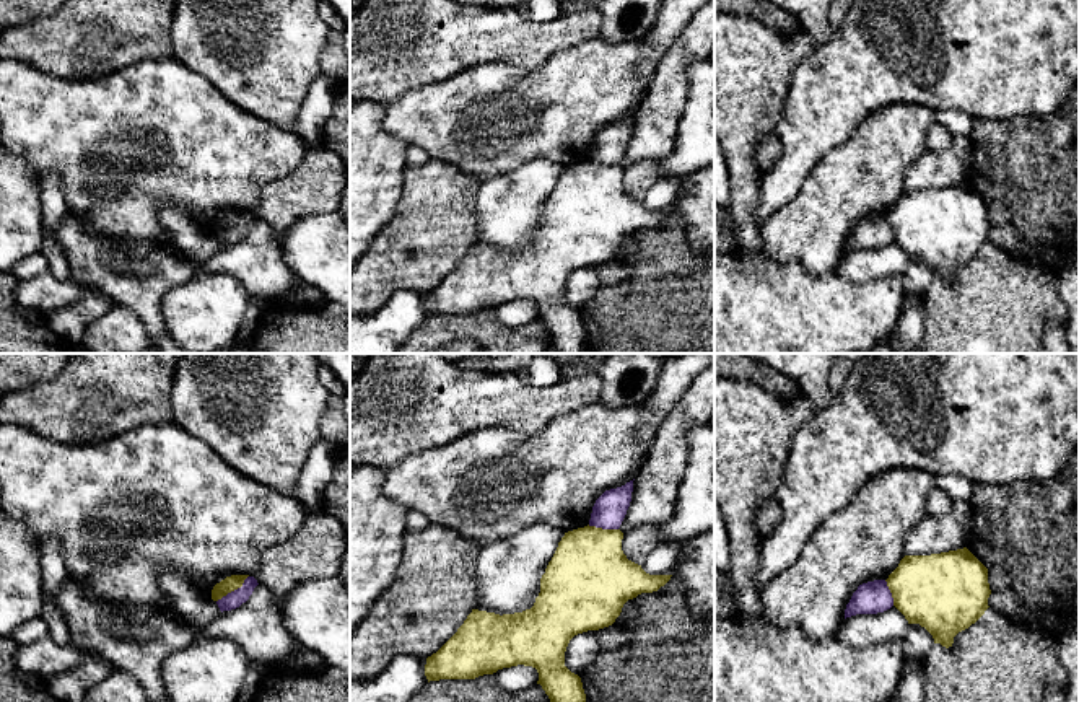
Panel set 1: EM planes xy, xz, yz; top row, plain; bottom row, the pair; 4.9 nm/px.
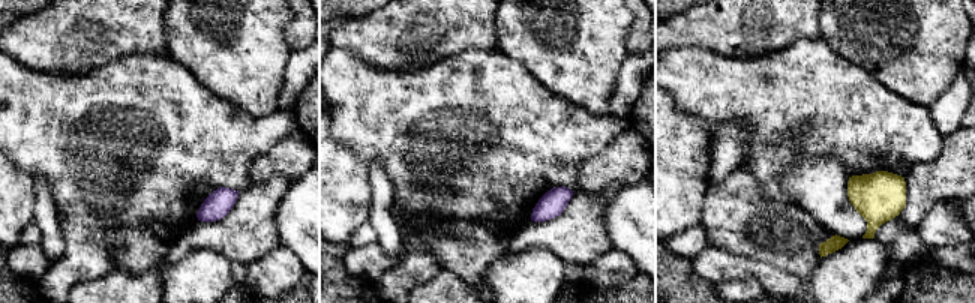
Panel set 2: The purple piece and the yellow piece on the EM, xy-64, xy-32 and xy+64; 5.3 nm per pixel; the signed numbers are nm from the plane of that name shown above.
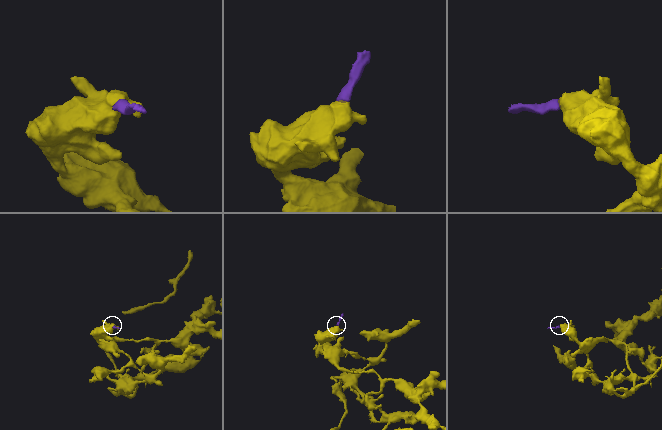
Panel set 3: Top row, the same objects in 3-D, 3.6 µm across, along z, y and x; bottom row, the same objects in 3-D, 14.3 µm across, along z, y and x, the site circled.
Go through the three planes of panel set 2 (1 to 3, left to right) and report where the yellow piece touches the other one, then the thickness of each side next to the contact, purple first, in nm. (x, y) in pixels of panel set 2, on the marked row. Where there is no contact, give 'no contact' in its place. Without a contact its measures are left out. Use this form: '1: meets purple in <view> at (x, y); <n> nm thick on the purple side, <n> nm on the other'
1: no contact
2: no contact
3: no contact

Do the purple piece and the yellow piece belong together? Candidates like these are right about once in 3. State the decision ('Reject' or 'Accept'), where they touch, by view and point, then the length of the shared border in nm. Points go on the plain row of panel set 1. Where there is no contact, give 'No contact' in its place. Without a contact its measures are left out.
Reject. Touches purple at xy (235, 225). Shared border 200 nm

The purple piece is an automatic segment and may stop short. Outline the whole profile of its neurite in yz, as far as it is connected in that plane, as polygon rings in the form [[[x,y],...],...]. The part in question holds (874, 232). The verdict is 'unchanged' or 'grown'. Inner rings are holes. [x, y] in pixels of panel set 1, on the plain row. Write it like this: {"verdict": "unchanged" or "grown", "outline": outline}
{"verdict": "unchanged", "outline": [[[874,215],[858,222],[845,244],[845,254],[856,249],[877,249],[893,241],[885,215]]]}

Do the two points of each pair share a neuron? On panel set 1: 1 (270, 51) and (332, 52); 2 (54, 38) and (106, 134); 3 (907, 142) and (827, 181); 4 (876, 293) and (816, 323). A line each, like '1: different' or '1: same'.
1: different
2: different
3: same
4: same

